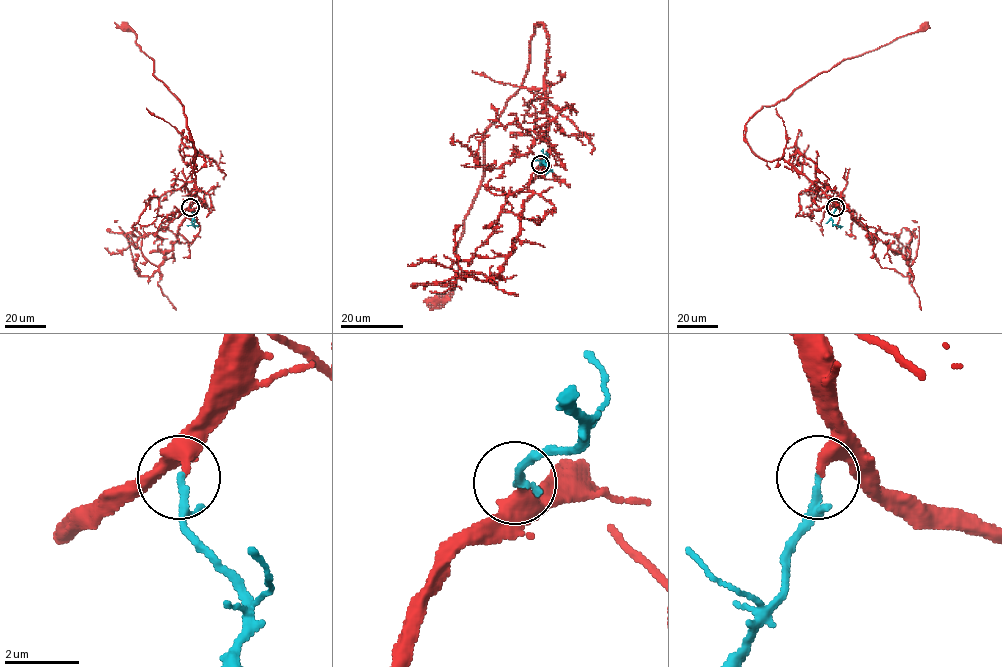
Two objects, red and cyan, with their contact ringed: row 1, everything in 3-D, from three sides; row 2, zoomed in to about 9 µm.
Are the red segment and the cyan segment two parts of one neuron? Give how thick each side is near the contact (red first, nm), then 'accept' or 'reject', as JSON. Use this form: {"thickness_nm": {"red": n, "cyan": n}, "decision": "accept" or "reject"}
{"thickness_nm": {"red": 360, "cyan": 140}, "decision": "accept"}

